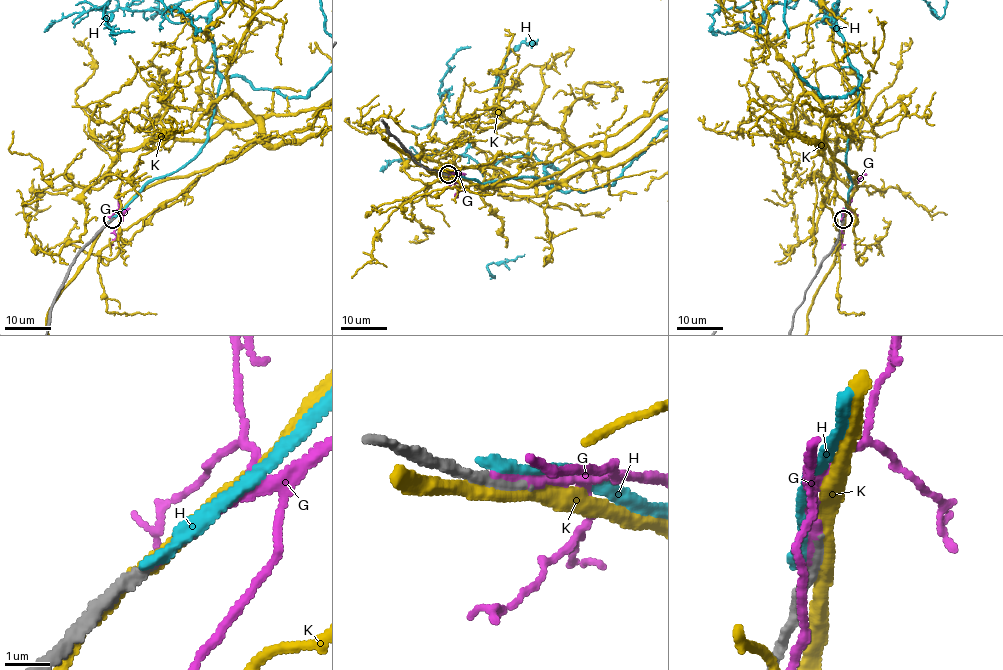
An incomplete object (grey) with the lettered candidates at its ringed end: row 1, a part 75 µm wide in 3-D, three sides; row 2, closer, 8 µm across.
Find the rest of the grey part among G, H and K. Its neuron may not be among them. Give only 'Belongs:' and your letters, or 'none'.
Belongs: G

